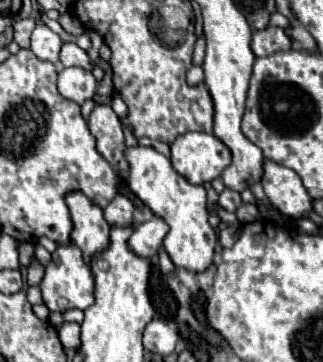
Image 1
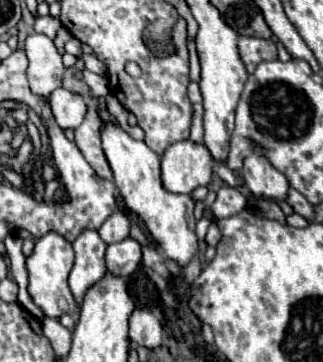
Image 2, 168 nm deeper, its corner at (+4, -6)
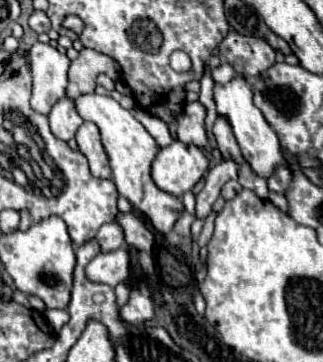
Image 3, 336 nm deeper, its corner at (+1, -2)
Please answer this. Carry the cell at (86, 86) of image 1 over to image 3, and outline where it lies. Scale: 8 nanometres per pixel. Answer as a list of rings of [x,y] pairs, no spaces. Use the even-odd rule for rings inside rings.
[[[62,98],[58,100],[50,114],[50,128],[54,132],[56,138],[62,138],[62,140],[70,140],[74,138],[76,130],[82,126],[82,116],[76,112],[76,106],[74,106],[74,100],[72,98]]]

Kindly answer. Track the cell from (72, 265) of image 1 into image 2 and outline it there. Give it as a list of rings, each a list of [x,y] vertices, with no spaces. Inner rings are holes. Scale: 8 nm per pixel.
[[[47,232],[45,236],[41,236],[33,246],[33,252],[25,258],[25,268],[27,268],[27,274],[29,274],[27,292],[29,292],[31,300],[39,306],[39,310],[49,318],[59,318],[61,316],[61,300],[67,302],[67,312],[77,310],[73,294],[67,286],[67,276],[71,272],[73,258],[75,258],[75,254],[73,254],[71,242],[67,242],[57,232]]]

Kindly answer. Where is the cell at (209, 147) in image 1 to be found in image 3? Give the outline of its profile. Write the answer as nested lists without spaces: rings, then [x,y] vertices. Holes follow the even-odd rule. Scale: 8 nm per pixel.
[[[174,140],[170,146],[160,148],[156,160],[152,162],[152,178],[154,178],[156,186],[172,196],[182,196],[184,192],[192,190],[194,184],[200,178],[204,178],[206,172],[208,172],[208,158],[206,158],[204,150],[194,144],[184,144],[180,140]]]

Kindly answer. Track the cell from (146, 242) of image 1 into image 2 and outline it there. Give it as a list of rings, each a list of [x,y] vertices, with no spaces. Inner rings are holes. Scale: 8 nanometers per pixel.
[[[125,238],[123,242],[107,246],[105,266],[109,274],[127,278],[135,272],[139,262],[141,262],[141,244],[137,240]]]

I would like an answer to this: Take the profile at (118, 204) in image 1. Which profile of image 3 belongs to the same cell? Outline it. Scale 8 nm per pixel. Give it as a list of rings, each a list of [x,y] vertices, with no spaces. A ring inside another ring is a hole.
[[[108,222],[98,230],[96,236],[102,252],[110,252],[110,250],[118,250],[124,246],[124,232],[122,226],[118,222]]]

